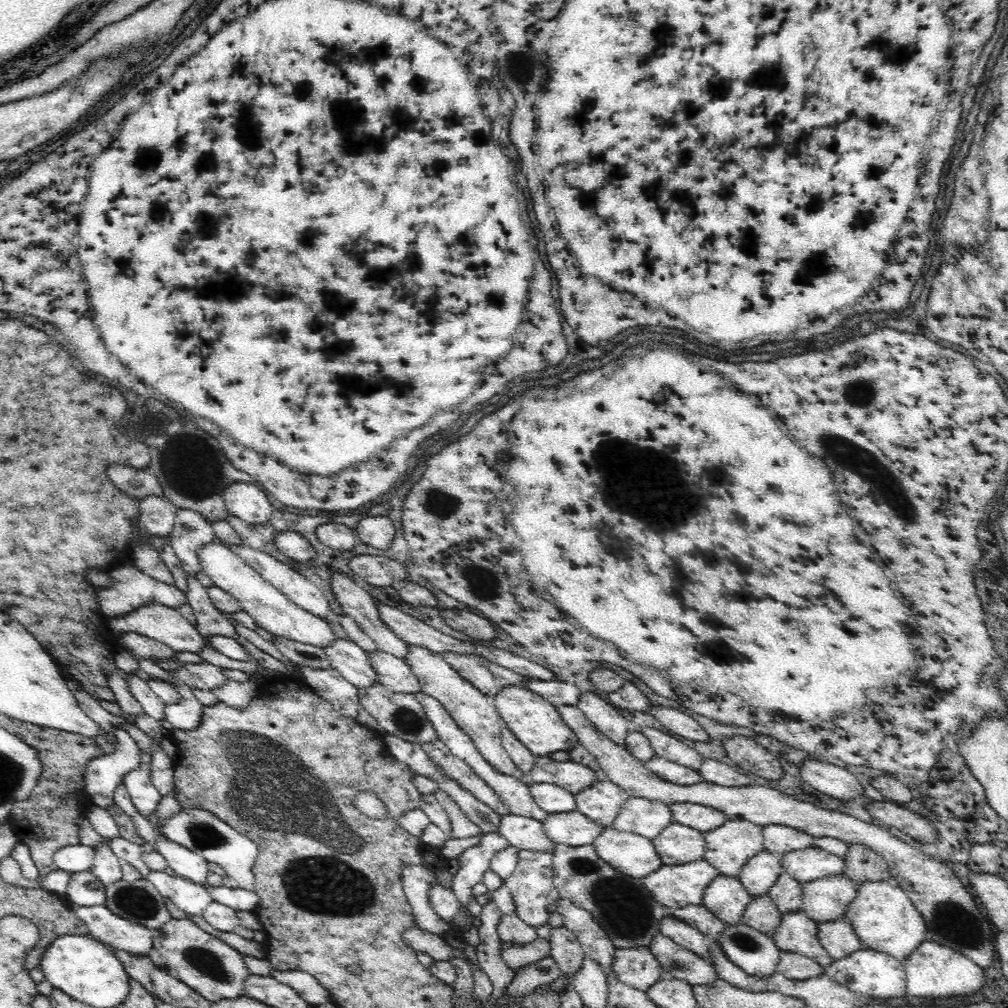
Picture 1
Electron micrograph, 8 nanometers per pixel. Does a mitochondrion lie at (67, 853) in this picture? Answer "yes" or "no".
no

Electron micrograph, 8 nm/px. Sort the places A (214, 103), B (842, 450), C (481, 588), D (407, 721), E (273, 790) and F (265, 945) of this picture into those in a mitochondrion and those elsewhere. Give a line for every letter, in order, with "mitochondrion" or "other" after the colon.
A: other
B: mitochondrion
C: mitochondrion
D: mitochondrion
E: mitochondrion
F: other

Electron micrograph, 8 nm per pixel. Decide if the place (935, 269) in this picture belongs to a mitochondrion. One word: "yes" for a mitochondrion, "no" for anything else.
no

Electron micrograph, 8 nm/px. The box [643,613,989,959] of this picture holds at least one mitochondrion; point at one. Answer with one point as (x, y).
(948, 916)

